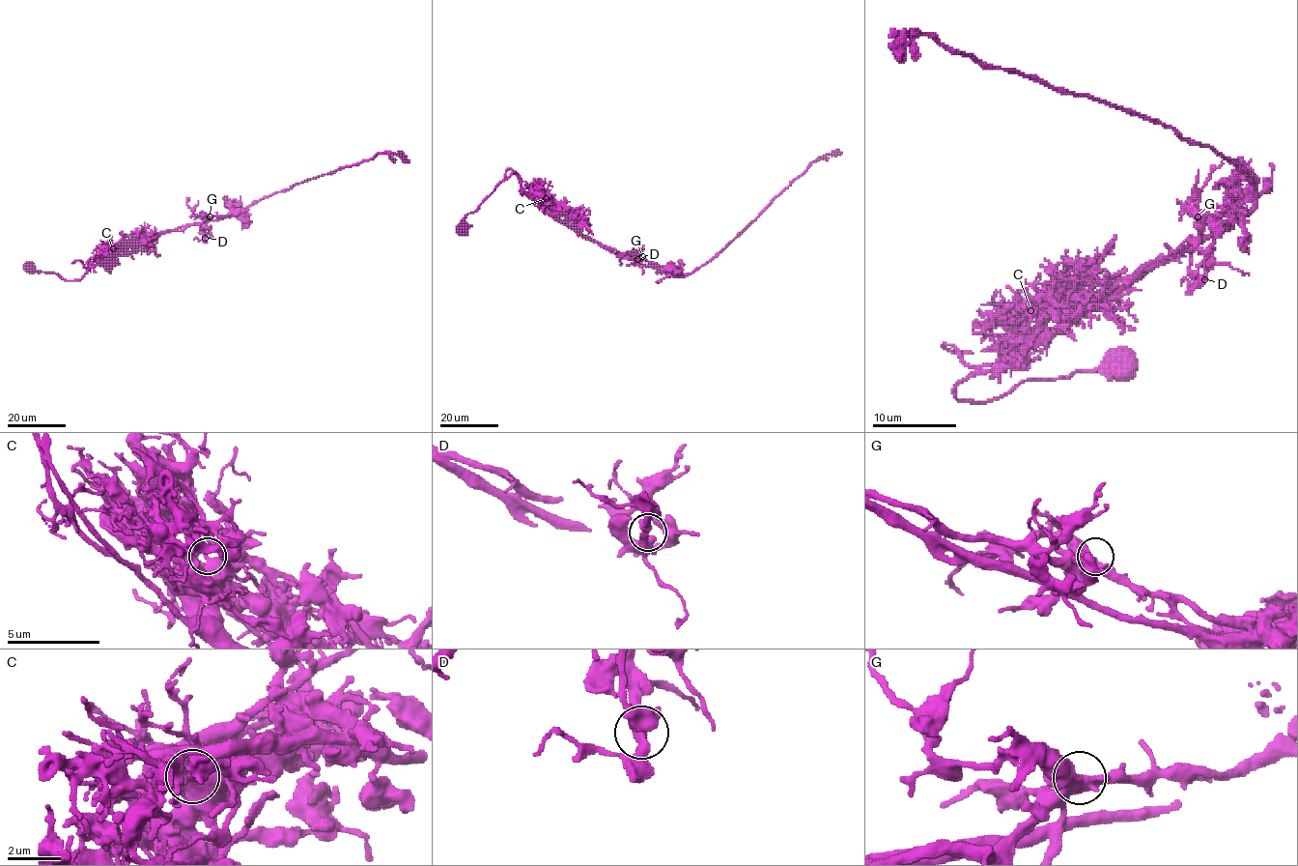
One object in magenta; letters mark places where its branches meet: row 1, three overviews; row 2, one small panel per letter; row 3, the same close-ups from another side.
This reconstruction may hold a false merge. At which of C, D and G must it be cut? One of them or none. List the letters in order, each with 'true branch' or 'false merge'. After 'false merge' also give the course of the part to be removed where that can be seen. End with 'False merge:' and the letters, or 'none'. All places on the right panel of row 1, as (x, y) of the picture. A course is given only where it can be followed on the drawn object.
C: false merge; foreign part runs (1029, 311), (1053, 308), (1072, 296), (1110, 292), (1137, 269), (1175, 258), (1206, 220), (1234, 203), (1249, 254)
D: true branch
G: true branch
False merge: C

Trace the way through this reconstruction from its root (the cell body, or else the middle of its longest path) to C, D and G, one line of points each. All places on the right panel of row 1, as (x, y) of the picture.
C: (1122, 365), (1028, 378), (990, 401), (960, 401), (960, 383), (1019, 360), (1057, 324), (1055, 315), (1029, 311)
D: (1122, 365), (1028, 378), (981, 404), (956, 397), (960, 383), (1019, 360), (1192, 239), (1190, 271), (1204, 279)
G: (1122, 365), (956, 397), (1175, 258), (1198, 216)

